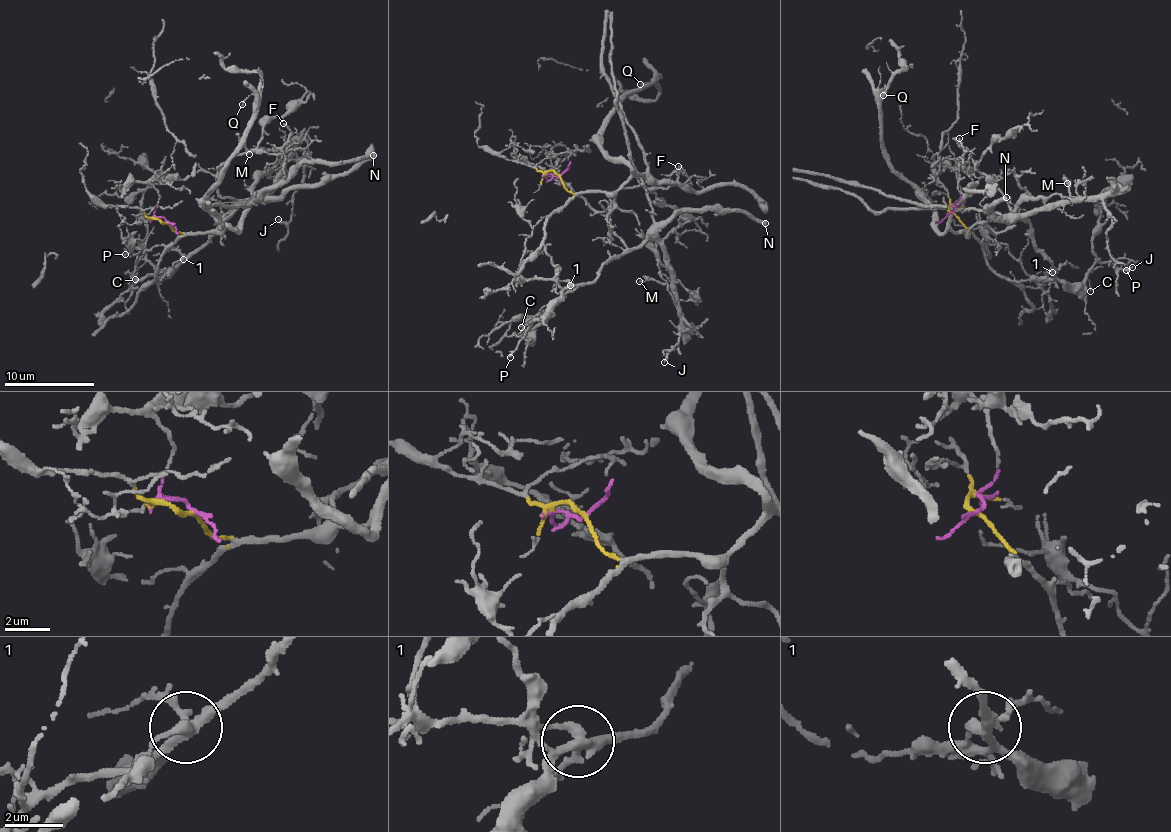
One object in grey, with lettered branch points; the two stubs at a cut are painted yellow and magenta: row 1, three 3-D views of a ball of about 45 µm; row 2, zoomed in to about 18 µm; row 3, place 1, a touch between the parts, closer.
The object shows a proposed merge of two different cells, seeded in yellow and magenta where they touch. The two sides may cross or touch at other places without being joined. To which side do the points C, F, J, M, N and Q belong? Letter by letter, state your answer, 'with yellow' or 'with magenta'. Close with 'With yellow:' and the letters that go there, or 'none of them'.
C: with magenta
F: with yellow
J: with magenta
M: with magenta
N: with magenta
Q: with yellow
With yellow: F, Q

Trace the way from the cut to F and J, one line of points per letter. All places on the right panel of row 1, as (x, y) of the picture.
F: (951, 214), (967, 227), (965, 236), (949, 226), (949, 216), (961, 195), (957, 188), (964, 154), (959, 137)
J: (951, 211), (959, 169), (995, 177), (1026, 221), (1016, 216), (1099, 199), (1110, 258), (1133, 267)

